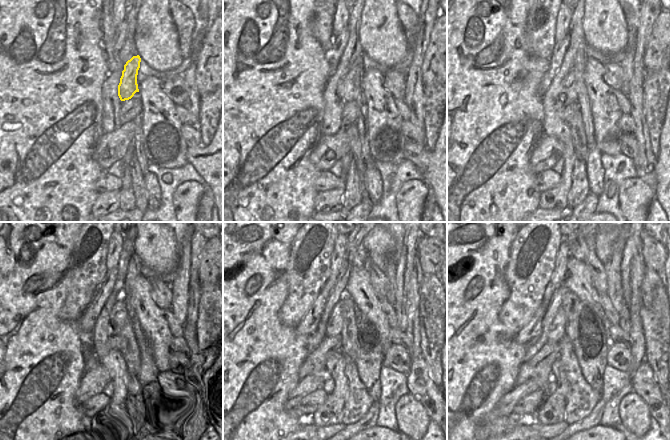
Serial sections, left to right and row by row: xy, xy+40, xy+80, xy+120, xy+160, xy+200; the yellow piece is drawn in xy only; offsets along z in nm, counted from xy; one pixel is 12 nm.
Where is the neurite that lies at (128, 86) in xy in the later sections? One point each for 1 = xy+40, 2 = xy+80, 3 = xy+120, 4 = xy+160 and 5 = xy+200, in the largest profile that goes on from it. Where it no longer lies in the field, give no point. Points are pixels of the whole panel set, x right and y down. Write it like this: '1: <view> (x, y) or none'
1: xy+40 (349, 88)
2: xy+80 (573, 81)
3: xy+120 (119, 315)
4: xy+160 (334, 326)
5: xy+200 (557, 328)

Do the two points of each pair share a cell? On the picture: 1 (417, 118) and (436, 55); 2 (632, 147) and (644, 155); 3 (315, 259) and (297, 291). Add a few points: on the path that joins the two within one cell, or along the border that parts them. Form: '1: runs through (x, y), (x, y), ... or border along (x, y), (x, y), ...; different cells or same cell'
1: border along (423, 59), (421, 66), (421, 82), (423, 85); different cells
2: border along (633, 133), (636, 139), (637, 154), (632, 159); different cells
3: runs through (311, 267), (307, 271), (305, 283); same cell

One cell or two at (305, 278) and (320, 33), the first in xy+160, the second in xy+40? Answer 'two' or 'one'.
one

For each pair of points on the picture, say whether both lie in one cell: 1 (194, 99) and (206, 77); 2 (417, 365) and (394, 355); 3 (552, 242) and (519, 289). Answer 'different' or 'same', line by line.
1: different
2: different
3: same

